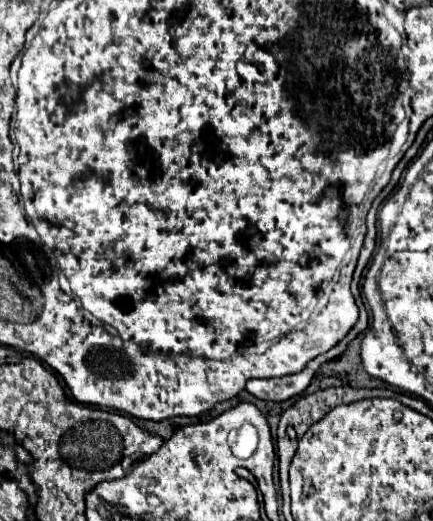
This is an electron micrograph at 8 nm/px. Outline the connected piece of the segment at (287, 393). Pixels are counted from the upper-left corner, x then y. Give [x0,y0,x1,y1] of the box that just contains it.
[246,358,320,402]

